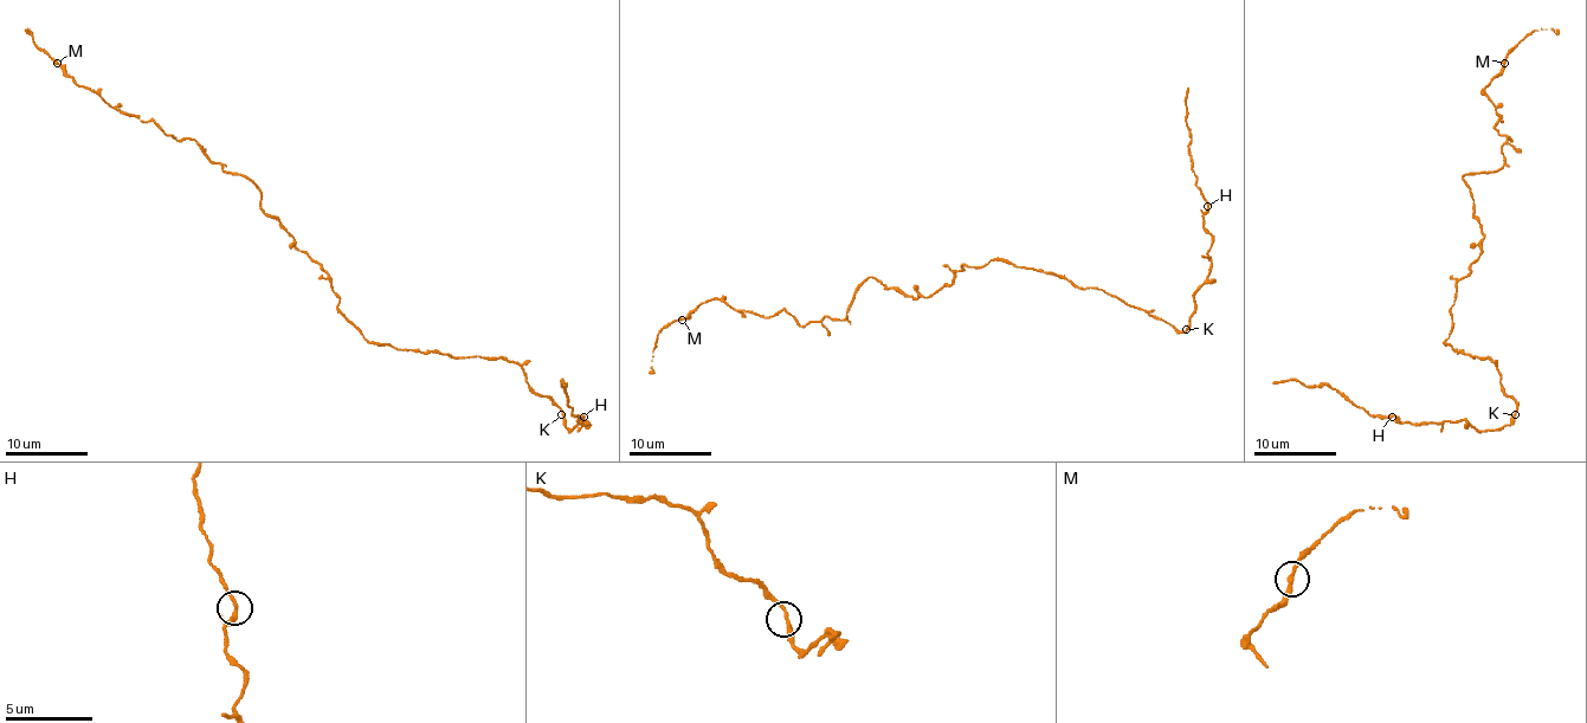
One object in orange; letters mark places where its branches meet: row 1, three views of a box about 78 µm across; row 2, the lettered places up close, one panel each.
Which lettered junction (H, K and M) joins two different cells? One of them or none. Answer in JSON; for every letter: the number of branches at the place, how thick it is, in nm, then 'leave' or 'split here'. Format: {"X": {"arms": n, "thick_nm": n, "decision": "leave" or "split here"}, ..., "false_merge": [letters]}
{"H": {"arms": 2, "thick_nm": 240, "decision": "leave"}, "K": {"arms": 2, "thick_nm": 240, "decision": "leave"}, "M": {"arms": 2, "thick_nm": 240, "decision": "leave"}, "false_merge": []}

